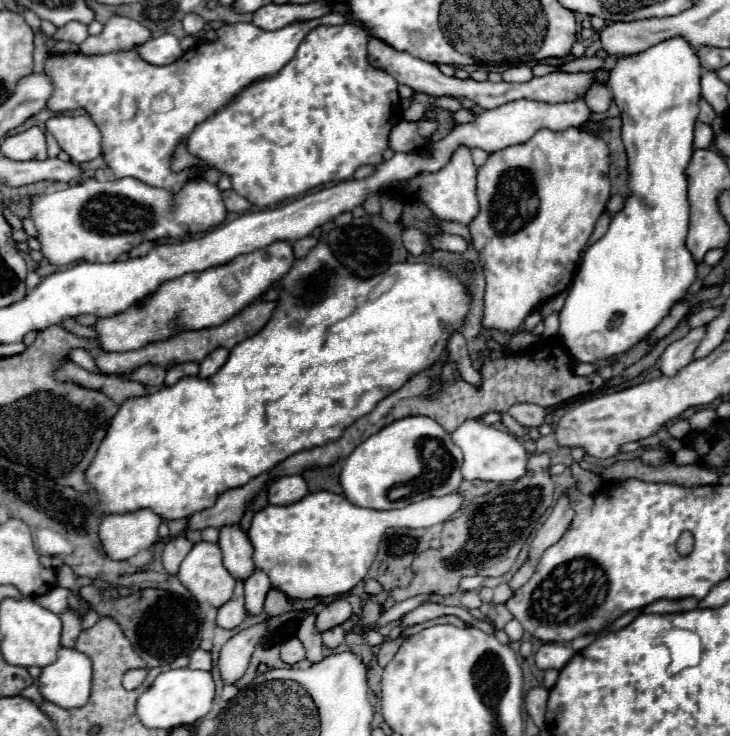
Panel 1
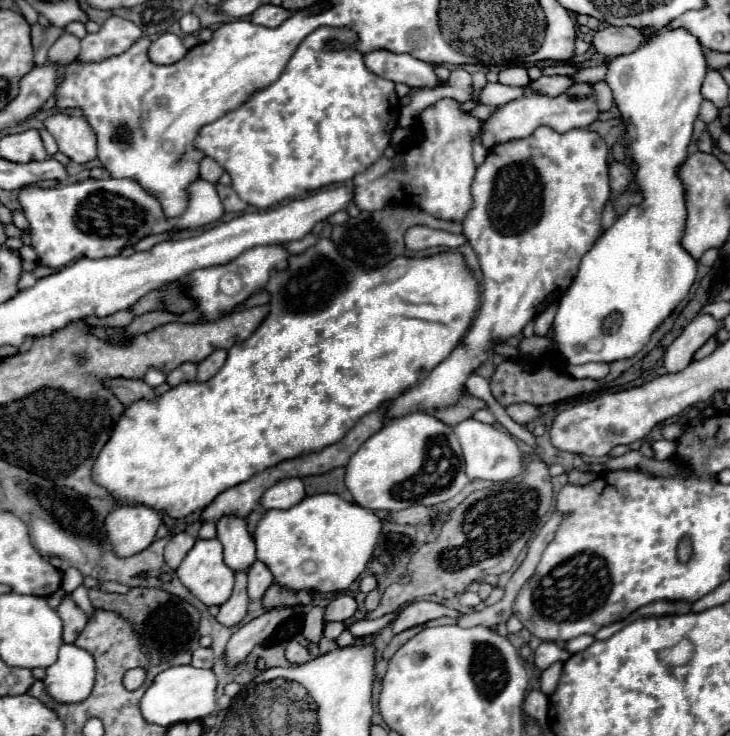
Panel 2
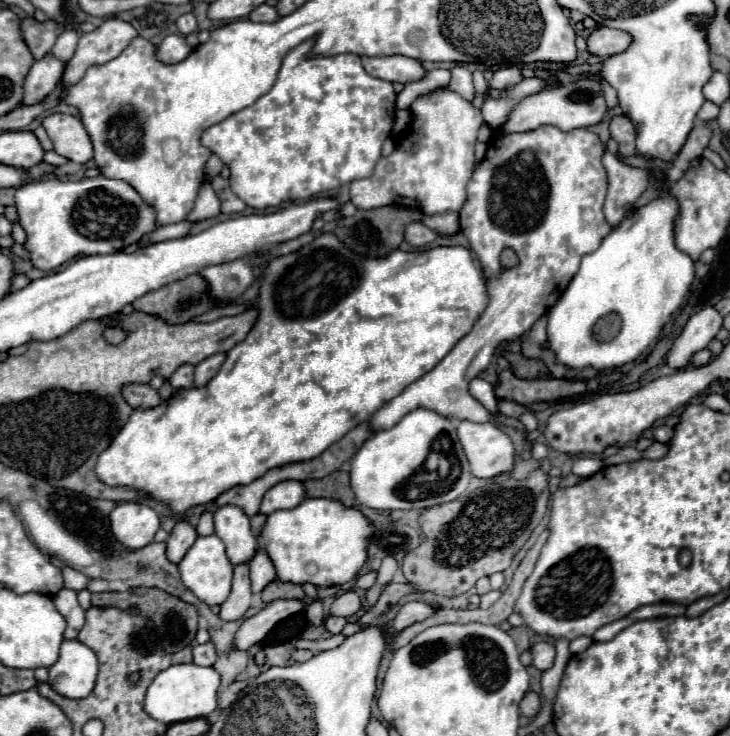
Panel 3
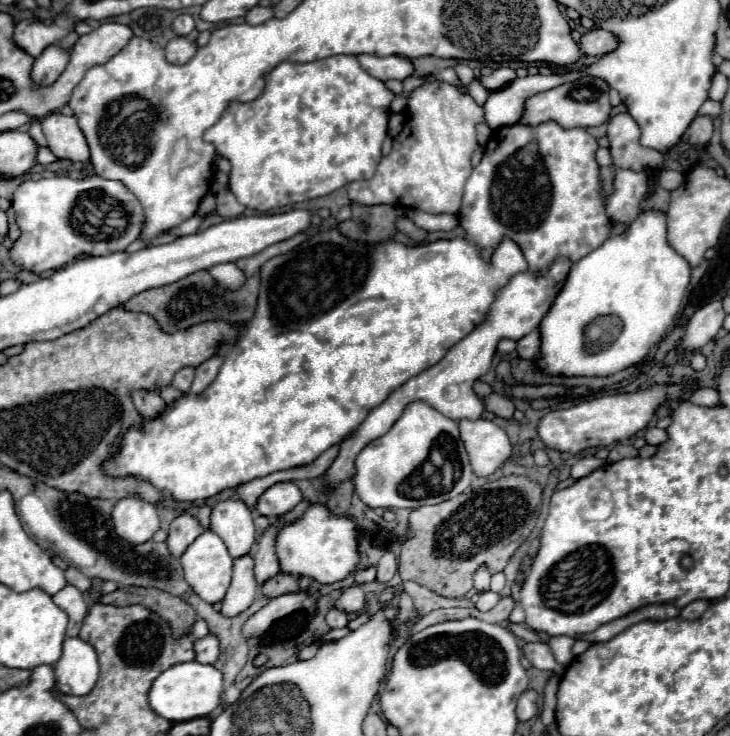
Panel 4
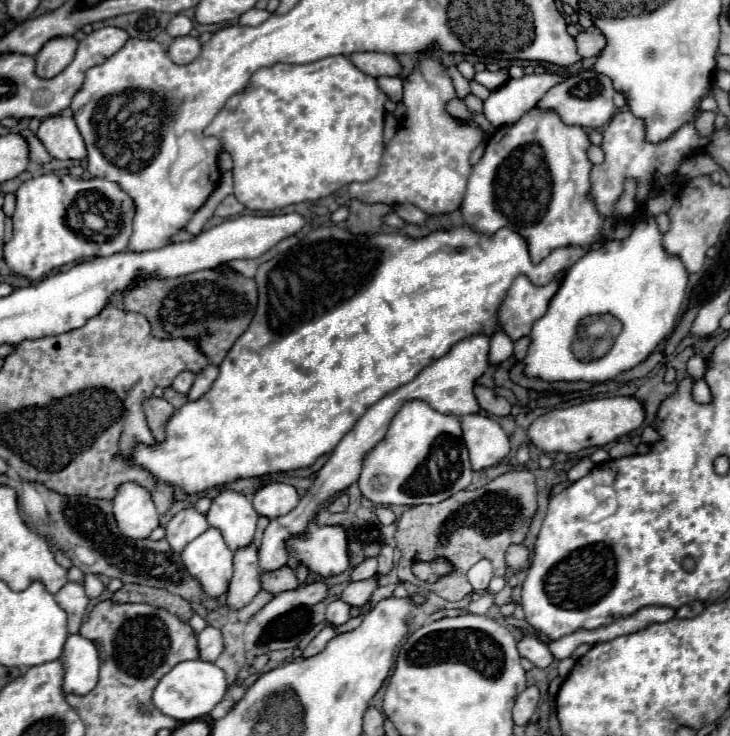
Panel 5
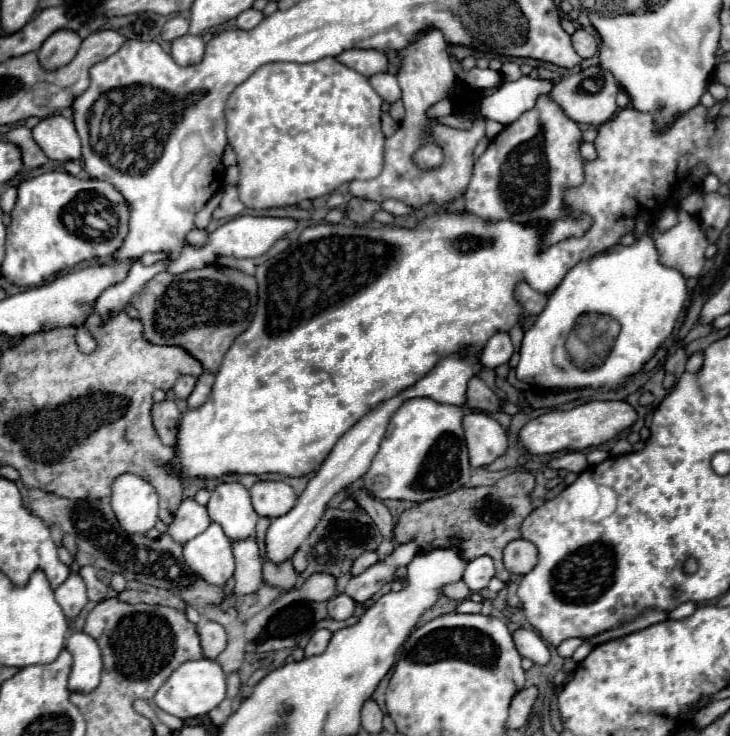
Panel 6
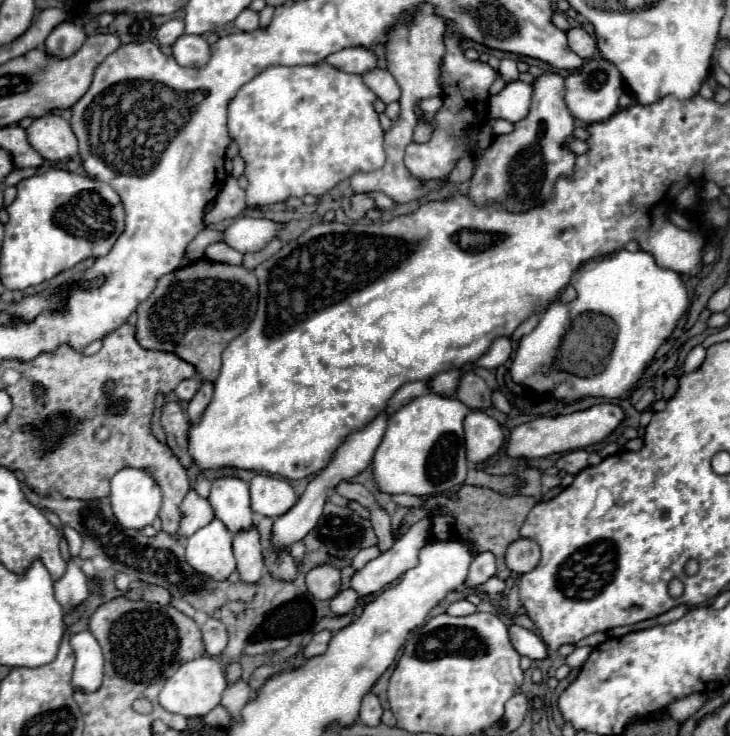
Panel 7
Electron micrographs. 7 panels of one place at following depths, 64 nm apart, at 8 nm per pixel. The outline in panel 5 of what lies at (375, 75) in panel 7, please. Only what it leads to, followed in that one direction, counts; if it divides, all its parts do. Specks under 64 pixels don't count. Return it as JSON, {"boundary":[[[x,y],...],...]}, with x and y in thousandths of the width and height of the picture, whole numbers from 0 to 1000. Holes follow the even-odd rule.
{"boundary":[[[521,103],[515,106],[518,120],[529,128],[534,136],[547,139],[552,130],[552,111],[548,105]]]}

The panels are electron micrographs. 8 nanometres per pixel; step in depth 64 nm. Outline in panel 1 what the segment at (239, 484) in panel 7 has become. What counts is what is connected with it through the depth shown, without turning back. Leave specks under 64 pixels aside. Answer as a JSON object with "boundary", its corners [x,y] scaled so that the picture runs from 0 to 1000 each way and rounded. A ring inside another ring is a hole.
{"boundary":[[[304,715],[301,717],[301,734],[299,734],[304,753],[307,753],[307,769],[321,785],[337,788],[348,777],[345,764],[345,736],[340,726],[326,715]]]}

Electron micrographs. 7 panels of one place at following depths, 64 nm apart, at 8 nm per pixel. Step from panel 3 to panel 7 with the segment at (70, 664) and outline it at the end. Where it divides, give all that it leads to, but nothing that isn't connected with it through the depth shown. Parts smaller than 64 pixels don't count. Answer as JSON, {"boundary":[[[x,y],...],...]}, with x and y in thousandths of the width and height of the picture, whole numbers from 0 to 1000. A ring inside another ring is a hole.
{"boundary":[[[107,859],[96,864],[96,878],[104,889],[99,932],[110,940],[132,940],[140,932],[142,891],[126,859]]]}

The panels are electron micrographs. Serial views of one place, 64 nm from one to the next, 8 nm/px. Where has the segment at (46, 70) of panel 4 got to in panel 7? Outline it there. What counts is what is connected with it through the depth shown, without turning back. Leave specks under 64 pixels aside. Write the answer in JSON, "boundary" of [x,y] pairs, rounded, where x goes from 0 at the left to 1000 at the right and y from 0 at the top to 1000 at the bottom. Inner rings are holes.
{"boundary":[[[85,30],[79,33],[66,54],[63,54],[63,68],[71,71],[74,76],[99,76],[118,54],[118,43],[112,35],[104,35],[99,30]]]}

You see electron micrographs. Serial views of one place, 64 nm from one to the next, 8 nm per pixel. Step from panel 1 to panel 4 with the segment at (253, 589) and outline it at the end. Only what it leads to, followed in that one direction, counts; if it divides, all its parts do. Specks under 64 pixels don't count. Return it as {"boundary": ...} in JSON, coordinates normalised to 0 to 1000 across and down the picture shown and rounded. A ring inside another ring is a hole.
{"boundary":[[[414,679],[403,693],[397,693],[395,698],[378,704],[359,726],[356,736],[353,736],[353,747],[348,753],[348,761],[351,761],[351,772],[348,772],[348,780],[351,780],[351,788],[353,793],[359,793],[362,788],[378,783],[378,777],[384,777],[384,761],[378,755],[378,728],[381,728],[381,720],[389,715],[389,712],[397,712],[397,709],[405,709],[416,696],[419,690],[425,688],[425,682]]]}

